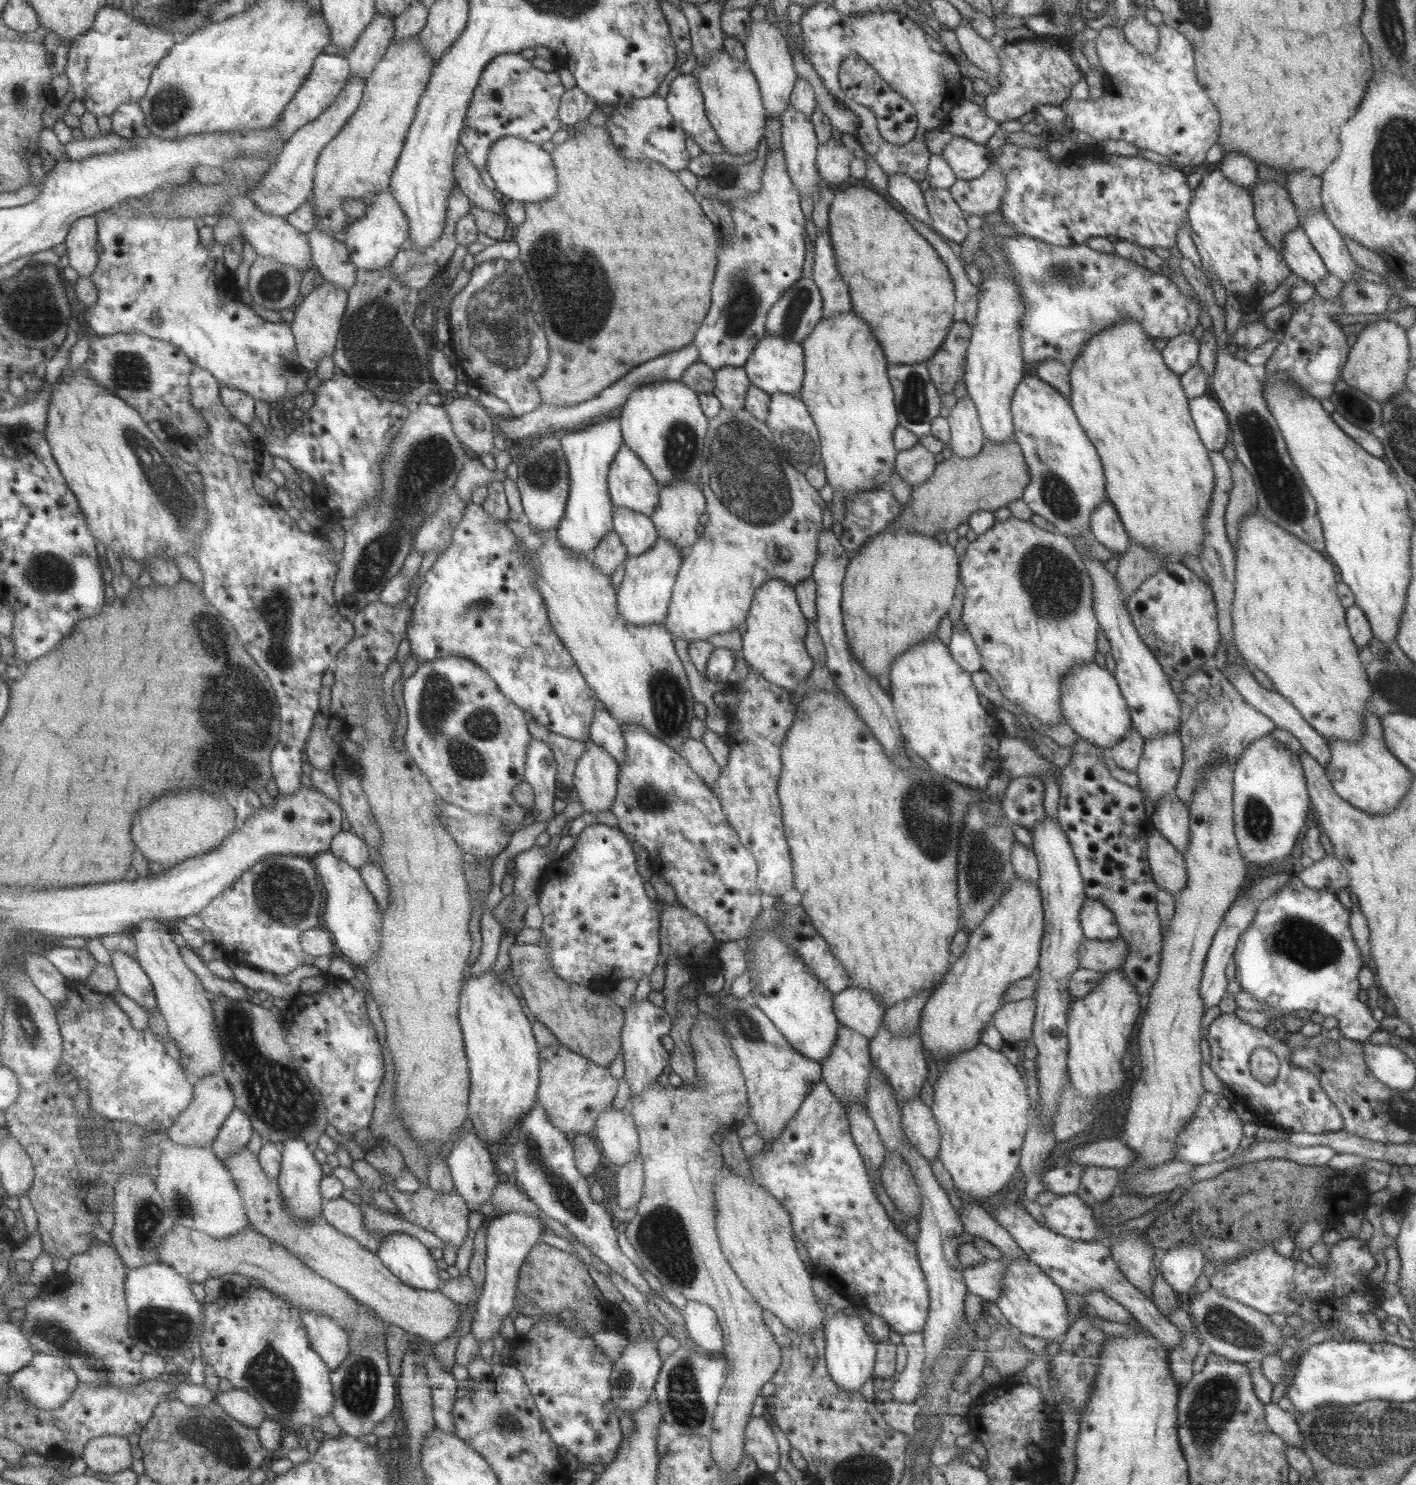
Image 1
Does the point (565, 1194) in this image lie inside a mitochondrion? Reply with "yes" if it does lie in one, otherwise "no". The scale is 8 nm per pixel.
yes

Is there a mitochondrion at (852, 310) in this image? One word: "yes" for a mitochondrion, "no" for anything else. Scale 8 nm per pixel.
no

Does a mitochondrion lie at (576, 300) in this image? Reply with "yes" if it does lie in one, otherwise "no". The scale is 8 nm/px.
yes

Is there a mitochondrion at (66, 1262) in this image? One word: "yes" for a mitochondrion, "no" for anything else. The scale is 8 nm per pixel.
no

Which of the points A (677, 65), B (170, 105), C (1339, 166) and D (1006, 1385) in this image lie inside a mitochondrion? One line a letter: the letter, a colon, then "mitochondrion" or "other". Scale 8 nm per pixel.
A: other
B: mitochondrion
C: other
D: other

